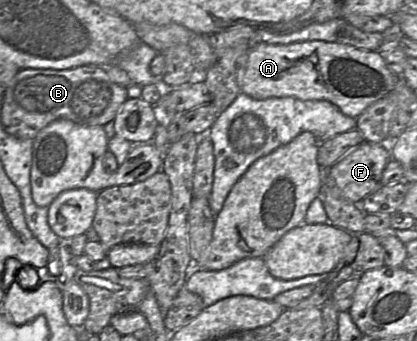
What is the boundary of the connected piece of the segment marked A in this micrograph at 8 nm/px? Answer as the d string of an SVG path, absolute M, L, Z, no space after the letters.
M306 41L290 44L256 43L237 73L240 91L253 99L294 97L325 100L346 116L357 118L372 103L388 94L401 75L392 73L383 56L337 42Z

